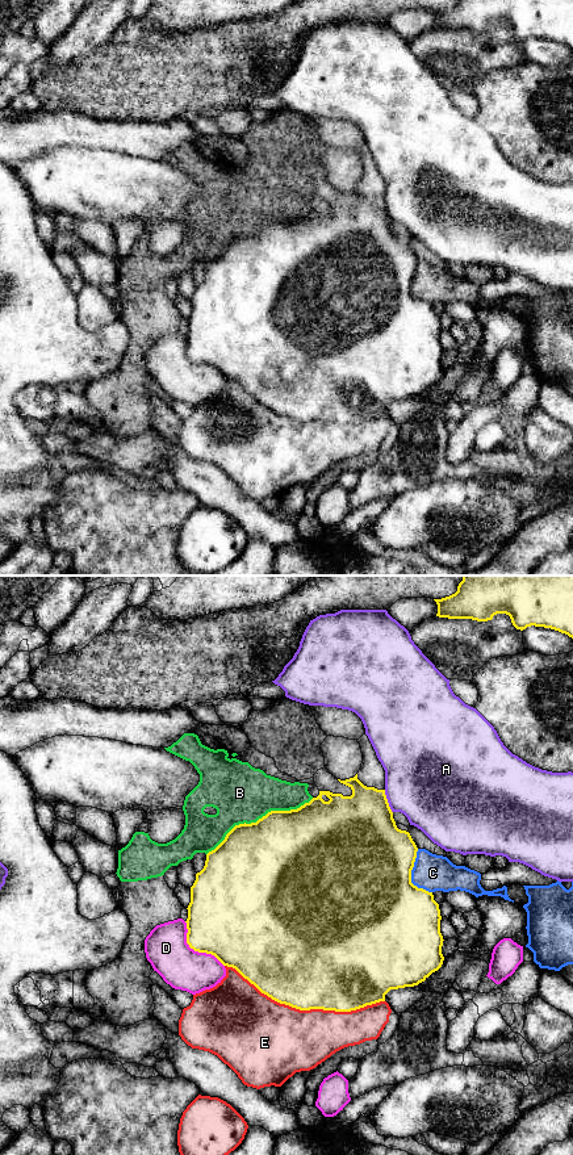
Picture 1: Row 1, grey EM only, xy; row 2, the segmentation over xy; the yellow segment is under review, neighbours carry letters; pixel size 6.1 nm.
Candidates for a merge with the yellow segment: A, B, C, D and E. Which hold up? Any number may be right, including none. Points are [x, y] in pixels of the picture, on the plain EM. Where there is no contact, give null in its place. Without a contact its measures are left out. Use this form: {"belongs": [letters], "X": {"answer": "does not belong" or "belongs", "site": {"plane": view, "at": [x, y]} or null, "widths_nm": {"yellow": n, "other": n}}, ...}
{"belongs": [], "A": {"answer": "does not belong", "site": {"plane": "xy", "at": [387, 213]}, "widths_nm": {"yellow": 460, "other": 460}}, "B": {"answer": "does not belong", "site": {"plane": "xy", "at": [259, 230]}, "widths_nm": {"yellow": 500, "other": 360}}, "C": {"answer": "does not belong", "site": {"plane": "xy", "at": [410, 287]}, "widths_nm": {"yellow": 500, "other": 220}}, "D": {"answer": "does not belong", "site": {"plane": "xy", "at": [195, 362]}, "widths_nm": {"yellow": 440, "other": 260}}, "E": {"answer": "does not belong", "site": {"plane": "xy", "at": [305, 421]}, "widths_nm": {"yellow": 500, "other": 440}}}

